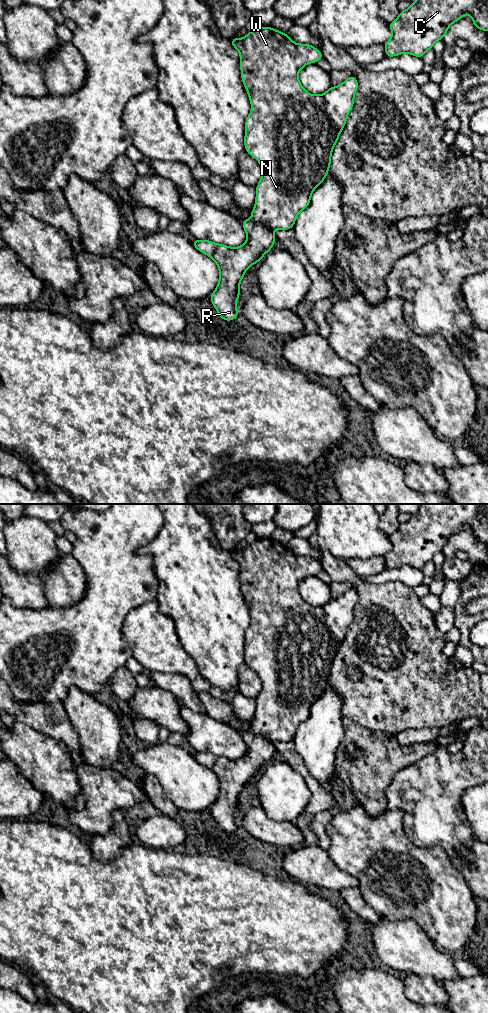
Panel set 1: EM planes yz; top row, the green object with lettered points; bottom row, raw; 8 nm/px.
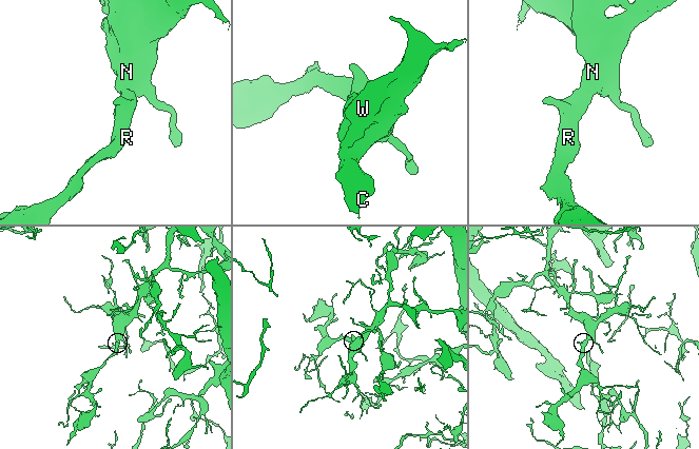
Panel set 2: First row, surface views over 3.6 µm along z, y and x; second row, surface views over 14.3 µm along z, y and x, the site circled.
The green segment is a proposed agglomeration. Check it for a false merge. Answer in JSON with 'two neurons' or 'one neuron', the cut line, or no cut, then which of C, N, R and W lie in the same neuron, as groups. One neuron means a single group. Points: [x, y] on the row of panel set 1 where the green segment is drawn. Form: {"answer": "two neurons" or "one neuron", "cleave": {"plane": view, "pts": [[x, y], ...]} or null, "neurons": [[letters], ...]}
{"answer": "one neuron", "cleave": null, "neurons": [["C", "N", "R", "W"]]}

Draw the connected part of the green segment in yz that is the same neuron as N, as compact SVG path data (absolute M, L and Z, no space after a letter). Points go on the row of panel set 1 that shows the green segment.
M257 26L242 39L233 38L231 44L240 53L241 79L251 102L251 112L245 122L245 150L261 165L262 176L256 186L255 206L251 219L242 221L247 240L233 248L209 240L192 241L194 247L212 258L219 268L219 283L210 296L219 317L226 321L235 320L239 314L236 301L240 297L239 285L247 269L259 263L262 257L272 250L277 240L273 231L293 228L296 218L309 205L313 191L324 181L329 172L332 150L343 130L349 112L353 108L355 93L358 88L356 77L350 75L342 84L331 86L324 94L312 95L301 85L298 74L309 63L316 63L323 58L322 52L310 44L296 44L287 33L272 27Z

